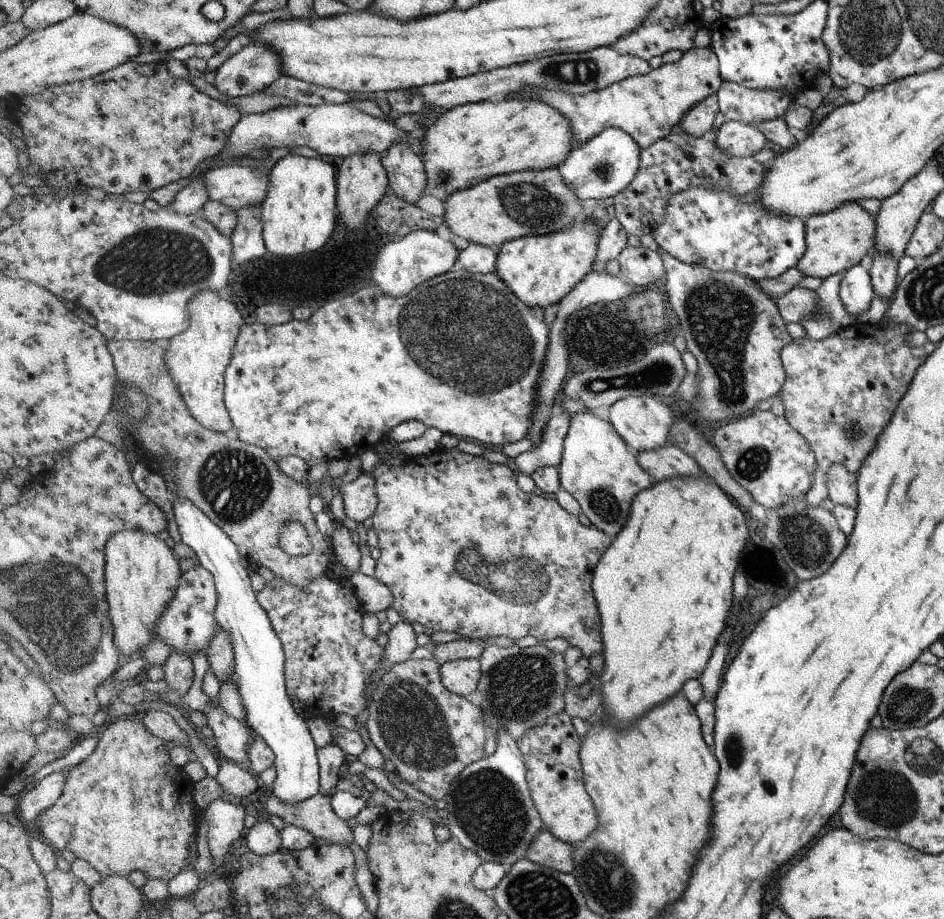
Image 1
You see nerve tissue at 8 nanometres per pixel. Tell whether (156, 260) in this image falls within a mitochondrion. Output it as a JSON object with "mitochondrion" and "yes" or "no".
{"mitochondrion":"yes"}

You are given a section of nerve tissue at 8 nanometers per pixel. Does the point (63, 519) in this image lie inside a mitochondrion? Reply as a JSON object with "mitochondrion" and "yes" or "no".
{"mitochondrion":"no"}

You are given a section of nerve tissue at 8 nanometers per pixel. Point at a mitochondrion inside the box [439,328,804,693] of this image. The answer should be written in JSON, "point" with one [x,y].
{"point":[534,583]}

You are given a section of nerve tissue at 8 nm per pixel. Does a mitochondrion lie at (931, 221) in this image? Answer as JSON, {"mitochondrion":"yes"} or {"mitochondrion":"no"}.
{"mitochondrion":"no"}

